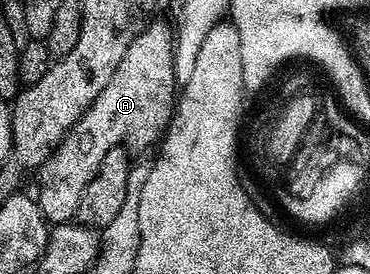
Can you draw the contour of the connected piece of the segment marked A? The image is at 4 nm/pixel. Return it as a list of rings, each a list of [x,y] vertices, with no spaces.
[[[151,20],[142,27],[137,37],[133,39],[127,54],[123,54],[123,60],[119,62],[111,82],[107,82],[107,86],[103,86],[99,98],[93,100],[93,105],[77,119],[77,124],[61,139],[61,145],[53,151],[51,156],[45,159],[45,163],[39,169],[41,189],[35,192],[35,199],[50,225],[60,226],[70,223],[74,219],[81,192],[100,170],[104,155],[112,147],[124,145],[130,153],[143,152],[139,154],[145,154],[145,151],[153,143],[153,147],[158,143],[172,119],[171,105],[174,103],[175,93],[179,88],[173,73],[175,32],[170,25],[168,28],[163,21]]]

